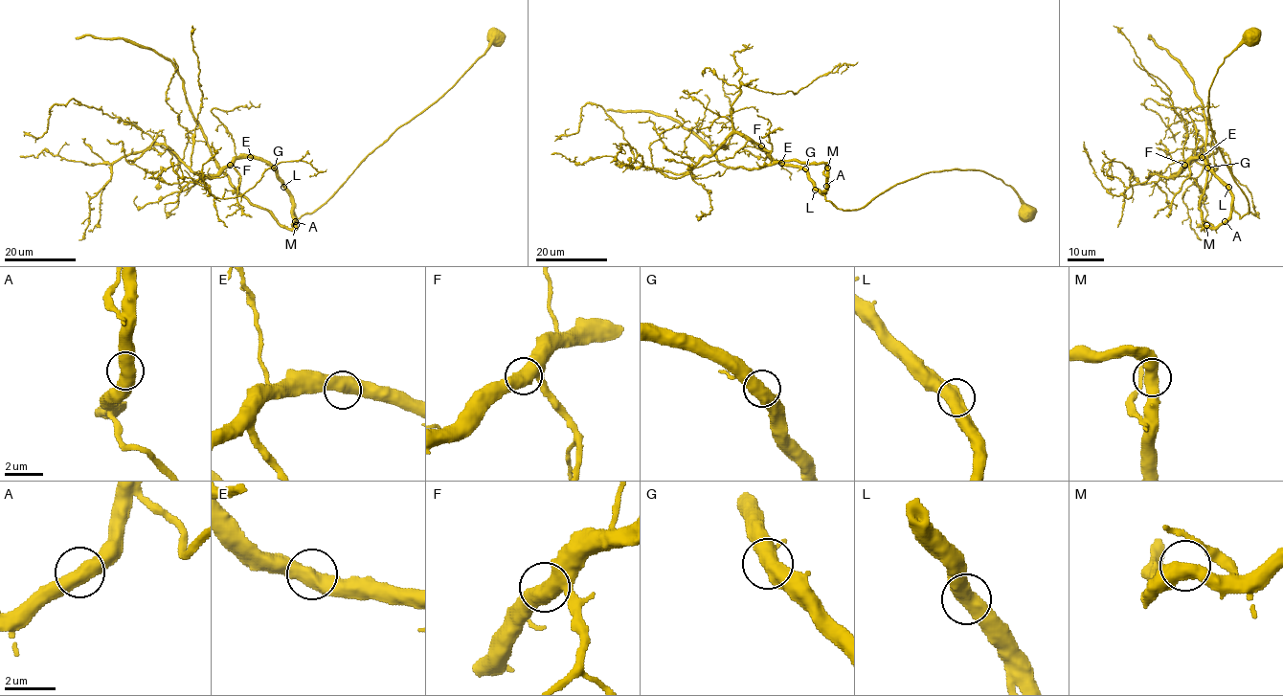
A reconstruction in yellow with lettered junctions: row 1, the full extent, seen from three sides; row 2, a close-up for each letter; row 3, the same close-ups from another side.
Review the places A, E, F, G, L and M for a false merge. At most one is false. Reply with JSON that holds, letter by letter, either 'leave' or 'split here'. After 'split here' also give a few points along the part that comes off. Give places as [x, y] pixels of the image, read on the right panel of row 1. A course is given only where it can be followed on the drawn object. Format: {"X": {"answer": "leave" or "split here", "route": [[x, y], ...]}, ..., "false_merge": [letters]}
{"A": {"answer": "leave"}, "E": {"answer": "leave"}, "F": {"answer": "leave"}, "G": {"answer": "leave"}, "L": {"answer": "leave"}, "M": {"answer": "leave"}, "false_merge": []}

